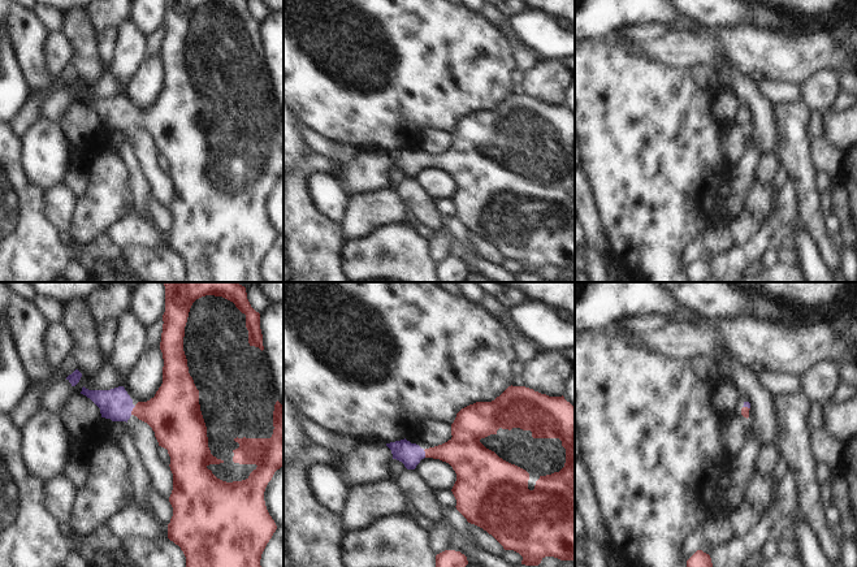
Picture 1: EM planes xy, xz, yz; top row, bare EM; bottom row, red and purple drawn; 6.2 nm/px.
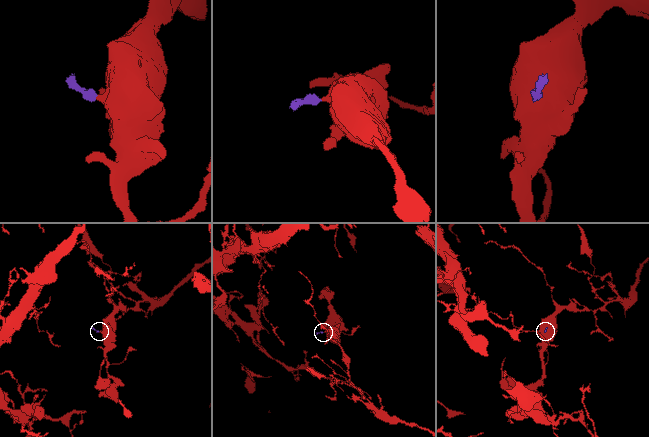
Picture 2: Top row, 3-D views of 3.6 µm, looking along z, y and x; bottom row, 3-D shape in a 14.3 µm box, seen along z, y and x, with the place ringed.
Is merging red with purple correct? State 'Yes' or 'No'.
Yes.

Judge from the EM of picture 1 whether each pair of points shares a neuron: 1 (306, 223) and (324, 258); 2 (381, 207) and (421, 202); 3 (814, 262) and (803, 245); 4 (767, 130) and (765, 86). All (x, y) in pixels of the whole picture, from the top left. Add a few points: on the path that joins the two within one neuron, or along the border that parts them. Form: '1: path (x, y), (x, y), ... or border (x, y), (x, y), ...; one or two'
1: path (307, 232), (320, 249); one
2: border (393, 187), (405, 210), (425, 226); two
3: path (810, 258), (806, 249); one
4: border (756, 81), (760, 91), (774, 104); two

